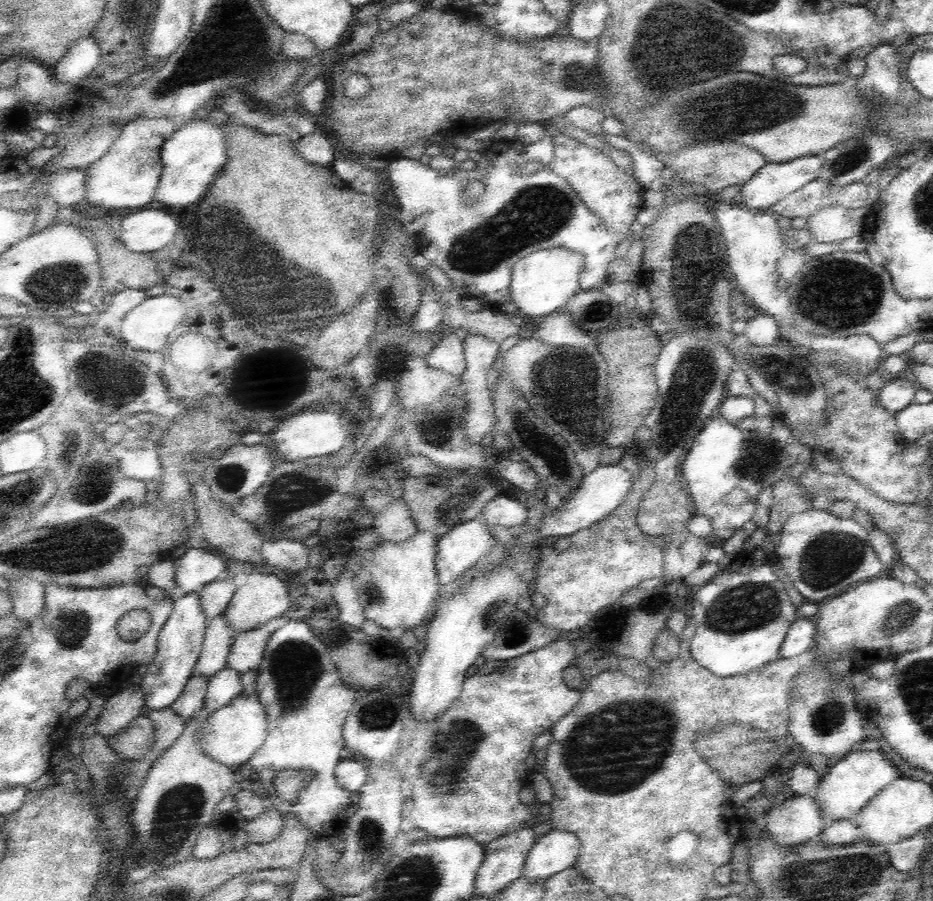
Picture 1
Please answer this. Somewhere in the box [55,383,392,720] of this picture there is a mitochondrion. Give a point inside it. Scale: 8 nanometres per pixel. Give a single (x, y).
(294, 665)

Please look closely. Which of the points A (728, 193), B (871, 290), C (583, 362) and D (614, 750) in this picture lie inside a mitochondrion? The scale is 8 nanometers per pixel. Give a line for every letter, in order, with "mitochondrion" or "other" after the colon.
A: other
B: mitochondrion
C: mitochondrion
D: mitochondrion

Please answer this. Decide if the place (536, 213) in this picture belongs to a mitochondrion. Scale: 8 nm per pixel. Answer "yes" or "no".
yes

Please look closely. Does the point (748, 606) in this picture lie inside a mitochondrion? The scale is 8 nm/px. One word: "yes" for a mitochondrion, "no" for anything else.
yes

